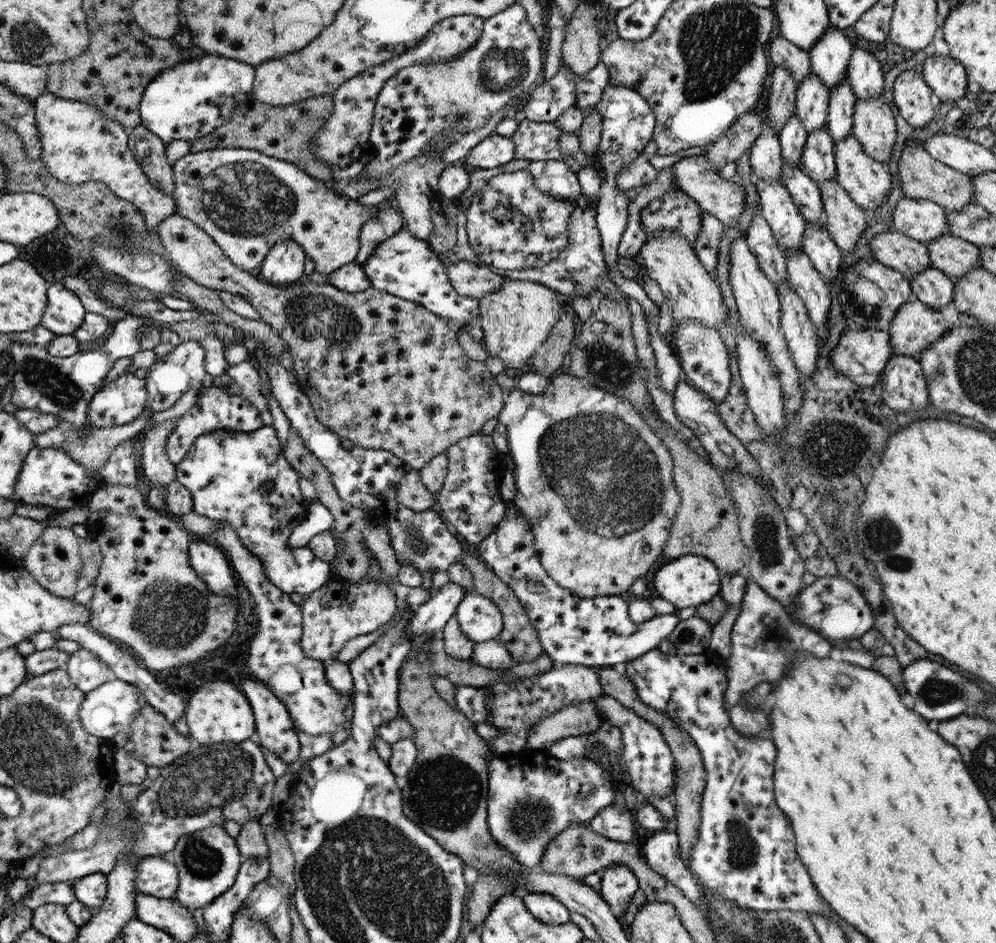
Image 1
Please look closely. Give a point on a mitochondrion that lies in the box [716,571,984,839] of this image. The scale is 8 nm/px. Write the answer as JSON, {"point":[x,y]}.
{"point":[937,693]}

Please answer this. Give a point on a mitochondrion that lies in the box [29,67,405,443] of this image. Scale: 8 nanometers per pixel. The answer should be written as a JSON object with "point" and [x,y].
{"point":[240,198]}

